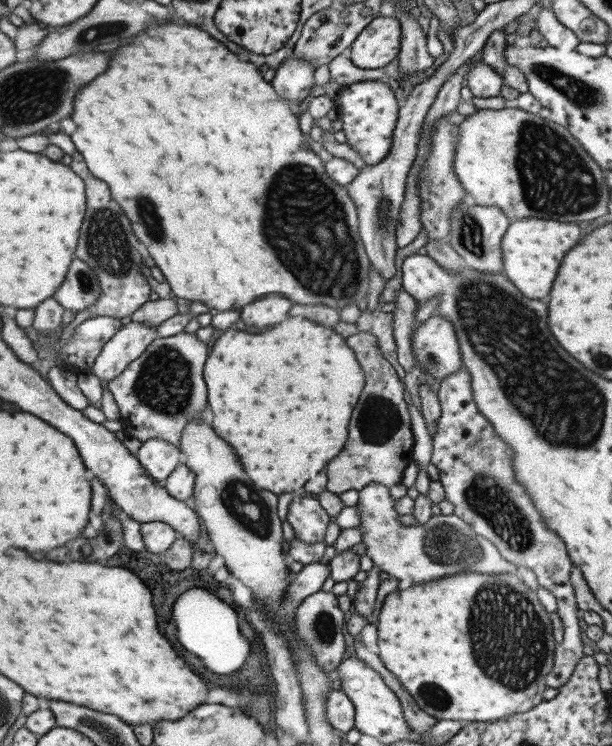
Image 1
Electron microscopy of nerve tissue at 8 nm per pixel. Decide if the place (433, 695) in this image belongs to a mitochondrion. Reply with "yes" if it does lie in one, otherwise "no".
yes

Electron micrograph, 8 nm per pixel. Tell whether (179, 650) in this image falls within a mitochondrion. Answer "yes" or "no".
no

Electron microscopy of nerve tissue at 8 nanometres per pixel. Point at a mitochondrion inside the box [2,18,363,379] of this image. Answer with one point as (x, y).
(106, 244)

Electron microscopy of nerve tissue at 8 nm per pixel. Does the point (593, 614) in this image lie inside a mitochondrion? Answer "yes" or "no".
no

